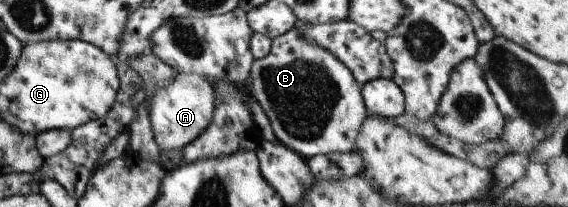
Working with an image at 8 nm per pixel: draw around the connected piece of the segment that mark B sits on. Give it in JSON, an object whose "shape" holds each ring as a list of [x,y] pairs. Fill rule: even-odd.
{"shape":[[[301,22],[295,24],[287,33],[272,39],[269,55],[254,60],[250,75],[254,87],[252,97],[259,101],[261,109],[267,114],[277,141],[297,152],[302,158],[333,152],[352,152],[367,117],[362,87],[353,77],[352,71],[331,51],[319,47],[317,43],[309,43],[309,39],[301,35],[299,25]]]}

